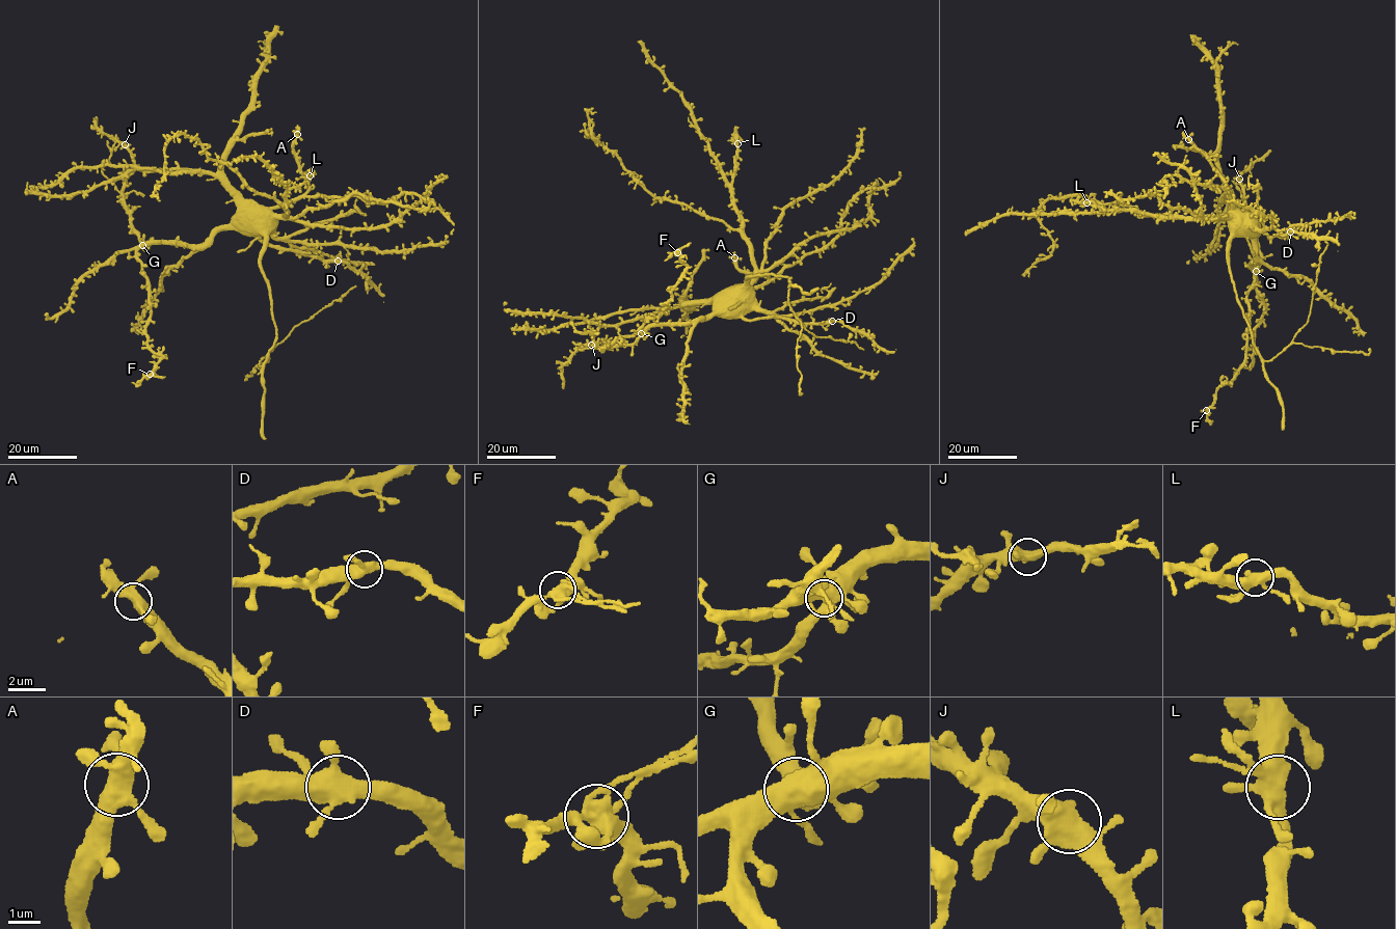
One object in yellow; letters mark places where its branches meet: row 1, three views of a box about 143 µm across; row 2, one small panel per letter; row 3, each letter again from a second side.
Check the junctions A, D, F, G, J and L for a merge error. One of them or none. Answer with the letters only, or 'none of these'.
F

